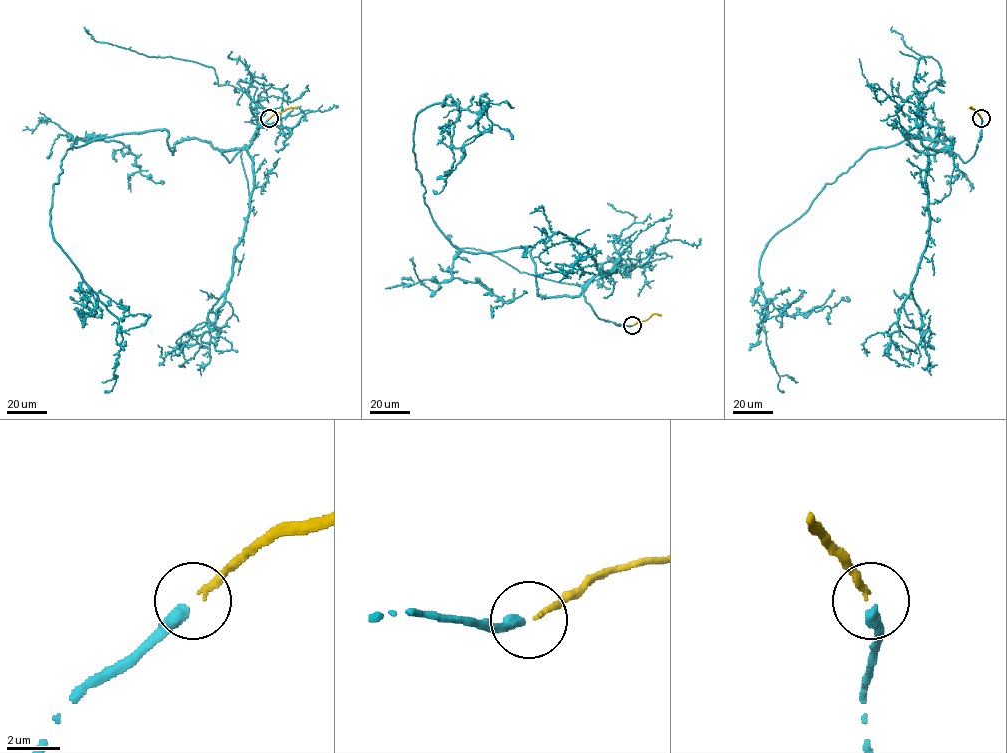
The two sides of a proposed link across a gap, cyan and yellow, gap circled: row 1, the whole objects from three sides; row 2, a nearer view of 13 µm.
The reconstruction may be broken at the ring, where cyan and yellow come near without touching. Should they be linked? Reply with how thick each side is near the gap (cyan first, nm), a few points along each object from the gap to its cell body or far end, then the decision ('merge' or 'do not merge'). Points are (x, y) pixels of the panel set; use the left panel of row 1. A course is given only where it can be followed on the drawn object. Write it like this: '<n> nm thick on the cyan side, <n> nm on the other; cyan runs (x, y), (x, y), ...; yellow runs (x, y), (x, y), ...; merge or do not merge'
440 nm thick on the cyan side, 200 nm on the other; cyan runs (269, 119), (229, 163), (195, 138), (172, 154), (165, 129), (67, 149), (51, 233), (119, 320), (102, 382); yellow runs (269, 118), (298, 106); merge

